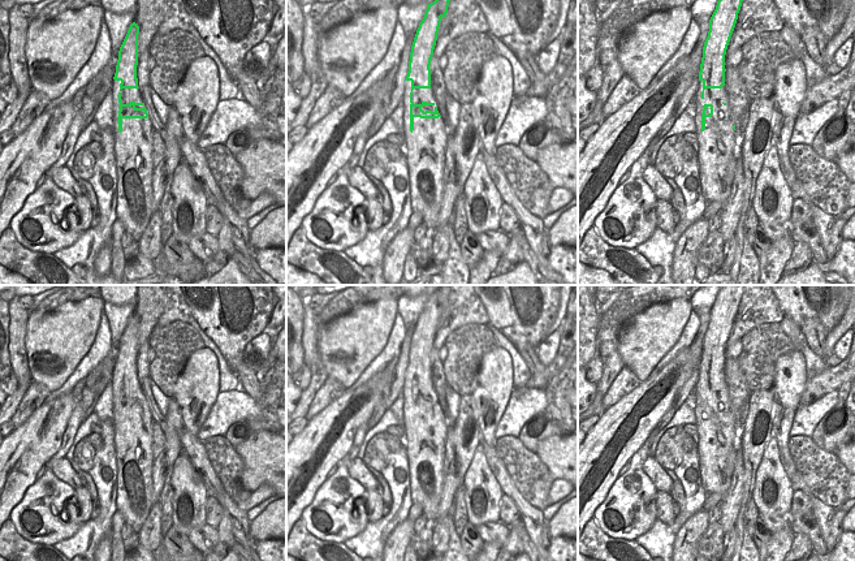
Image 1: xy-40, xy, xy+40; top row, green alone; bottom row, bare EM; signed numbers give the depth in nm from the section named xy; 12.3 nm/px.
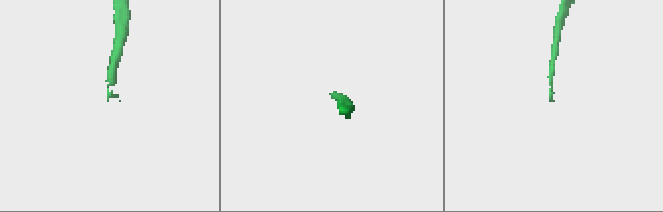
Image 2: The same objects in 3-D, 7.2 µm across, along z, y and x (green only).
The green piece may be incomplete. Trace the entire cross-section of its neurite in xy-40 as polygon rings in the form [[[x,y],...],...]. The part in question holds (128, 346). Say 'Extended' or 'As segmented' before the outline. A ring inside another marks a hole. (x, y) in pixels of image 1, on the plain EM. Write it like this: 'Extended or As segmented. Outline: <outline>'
As segmented. Outline: [[[133,314],[120,338],[116,364],[113,371],[120,372],[120,381],[139,380],[137,370],[139,318]]]

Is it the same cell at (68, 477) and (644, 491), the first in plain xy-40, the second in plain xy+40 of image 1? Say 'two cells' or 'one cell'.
two cells

